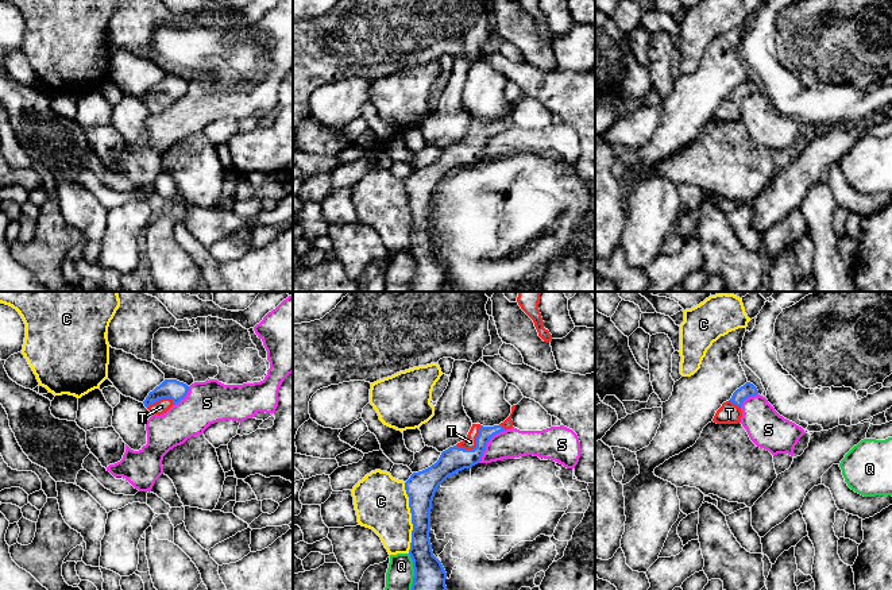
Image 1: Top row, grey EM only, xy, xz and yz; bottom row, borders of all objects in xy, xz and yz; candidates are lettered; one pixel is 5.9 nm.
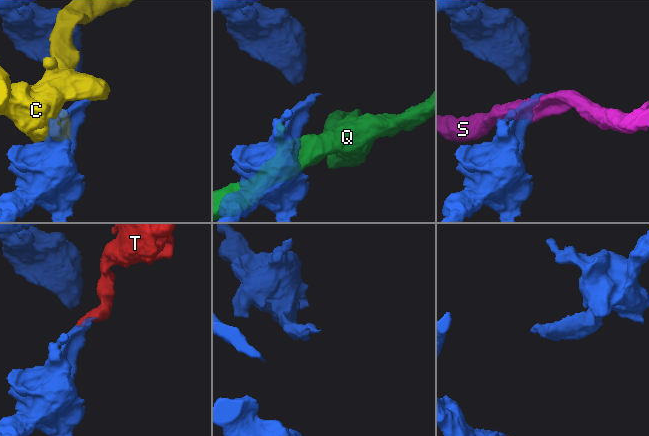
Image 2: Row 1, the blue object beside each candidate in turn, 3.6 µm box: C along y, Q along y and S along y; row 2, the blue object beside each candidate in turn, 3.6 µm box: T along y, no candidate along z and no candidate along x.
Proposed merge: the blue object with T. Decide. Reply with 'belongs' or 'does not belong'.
belongs

